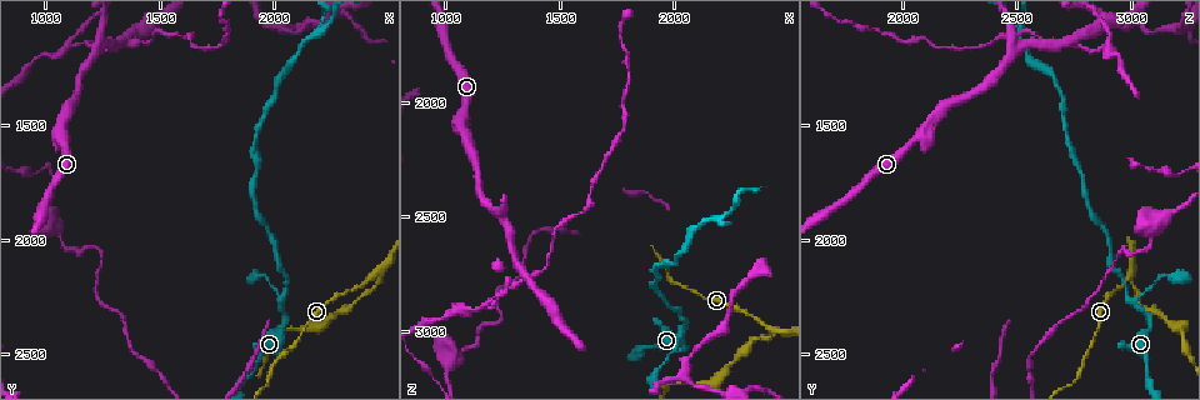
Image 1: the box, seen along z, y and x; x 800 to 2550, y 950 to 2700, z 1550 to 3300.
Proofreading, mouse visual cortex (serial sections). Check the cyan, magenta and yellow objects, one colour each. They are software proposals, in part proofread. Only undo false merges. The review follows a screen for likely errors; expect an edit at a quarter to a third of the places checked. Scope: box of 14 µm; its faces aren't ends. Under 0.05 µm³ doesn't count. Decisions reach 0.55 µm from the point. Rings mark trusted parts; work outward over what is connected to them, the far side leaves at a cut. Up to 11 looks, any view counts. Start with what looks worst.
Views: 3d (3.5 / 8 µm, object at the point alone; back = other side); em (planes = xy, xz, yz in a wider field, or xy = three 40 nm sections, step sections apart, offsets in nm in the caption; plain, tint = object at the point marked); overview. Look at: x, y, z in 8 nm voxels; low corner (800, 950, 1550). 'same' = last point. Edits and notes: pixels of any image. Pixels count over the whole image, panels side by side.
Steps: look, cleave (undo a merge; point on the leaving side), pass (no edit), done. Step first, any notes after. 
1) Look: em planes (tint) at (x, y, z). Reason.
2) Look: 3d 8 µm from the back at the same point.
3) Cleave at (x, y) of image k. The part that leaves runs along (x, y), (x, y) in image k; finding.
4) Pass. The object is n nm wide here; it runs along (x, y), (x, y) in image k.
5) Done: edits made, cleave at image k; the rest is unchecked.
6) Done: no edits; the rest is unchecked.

Look: 3d 3.5 µm at (2450, 2170, 3000). A fork.

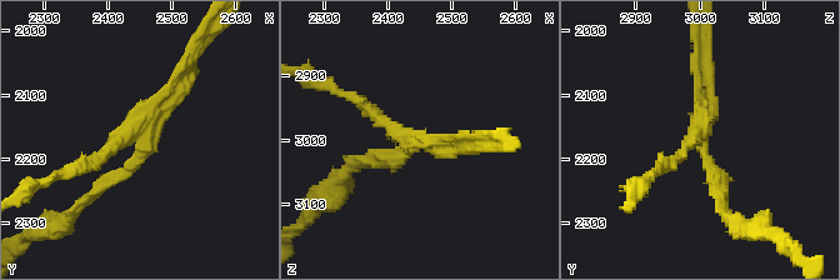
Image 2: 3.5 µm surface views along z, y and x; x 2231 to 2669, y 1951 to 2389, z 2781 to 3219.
Look: em xy step 2 (tint) at (2440, 2160, 2995).

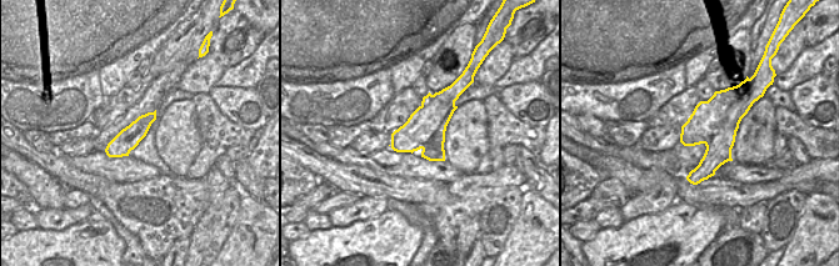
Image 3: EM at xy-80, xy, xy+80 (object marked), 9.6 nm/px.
Cleave at (384, 155) of image 2. The object is 400 nm wide here; a border runs along (743, 90), (719, 128), (704, 142) in image 3; a second cell is stuck on.

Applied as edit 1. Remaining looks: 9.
Look: overview. See it whole again.

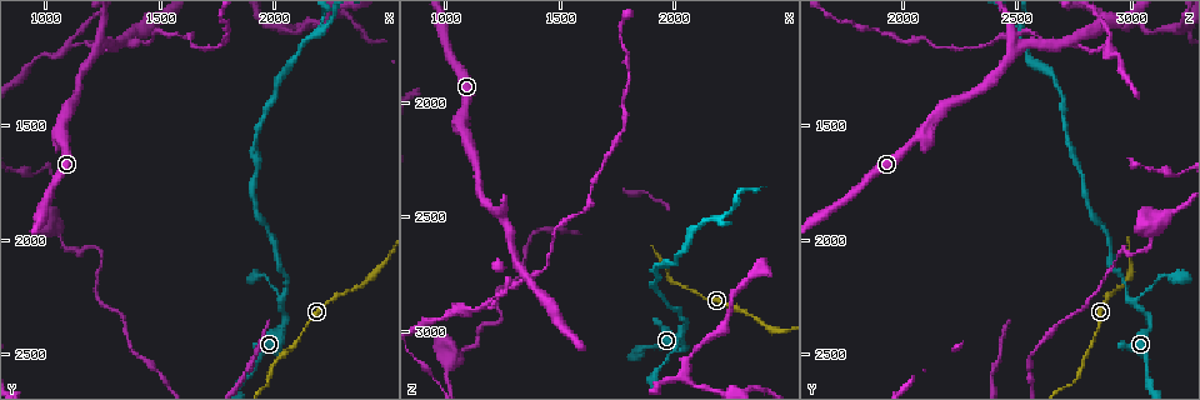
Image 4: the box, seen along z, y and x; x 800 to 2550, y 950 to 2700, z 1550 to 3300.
Look: 3d 8 µm from the back at (2040, 2280, 3020). Two arms in line, one across.

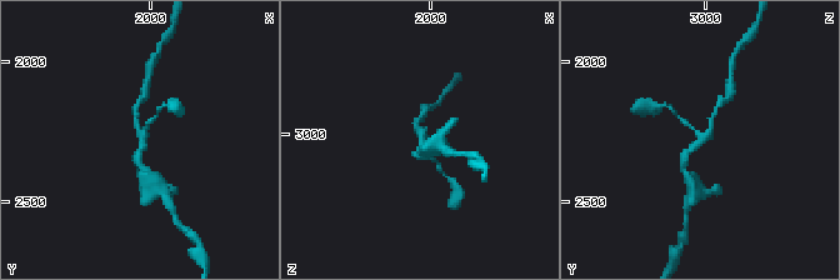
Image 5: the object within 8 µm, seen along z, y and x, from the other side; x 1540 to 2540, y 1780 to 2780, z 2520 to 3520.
Look: 3d 3.5 µm at (2030, 2290, 3000). Closer look.

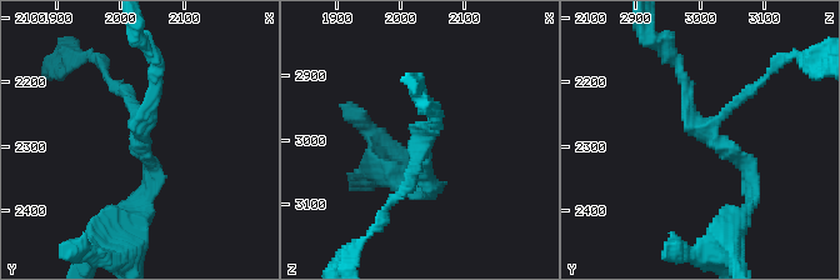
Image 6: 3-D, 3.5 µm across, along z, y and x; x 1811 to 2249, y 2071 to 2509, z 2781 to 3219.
Look: em planes (tint) at (2035, 2280, 3015). 3 arms meet here; the arms are 150, 150, 200 nm wide.

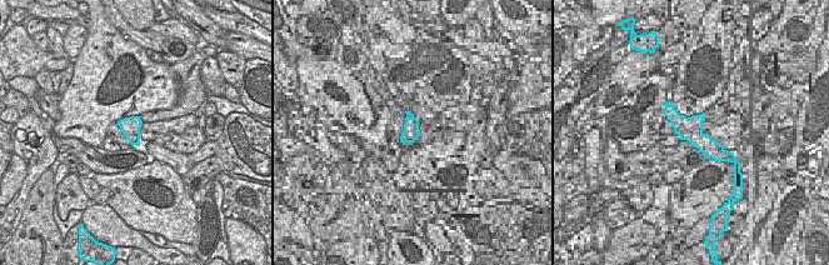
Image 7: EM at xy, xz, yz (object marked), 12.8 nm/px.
Pass. It runs along (755, 194), (746, 163), (691, 114), (675, 60) in image 6; all the same cell.

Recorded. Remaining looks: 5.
Look: 3d 3.5 µm at (2190, 1100, 2500). Three arms meet.

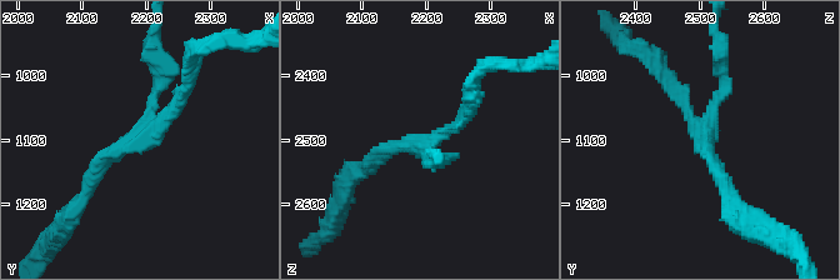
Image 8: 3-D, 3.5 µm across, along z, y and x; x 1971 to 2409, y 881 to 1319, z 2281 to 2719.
Look: em xy step 2 (tint) at (2185, 1105, 2505).

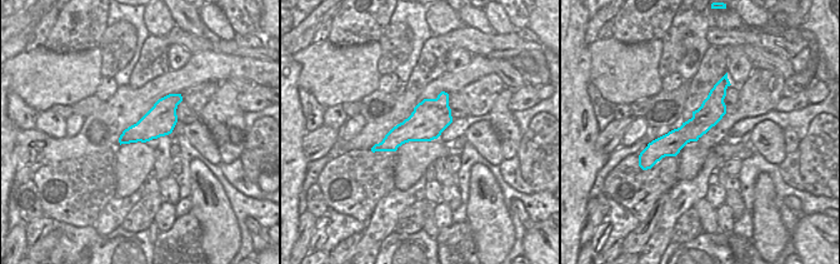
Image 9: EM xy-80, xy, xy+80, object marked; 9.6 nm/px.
Pass. It runs along (725, 84), (685, 134), (650, 149) in image 9; all the same cell.

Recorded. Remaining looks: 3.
Look: 3d 3.5 µm at (1220, 1180, 2490). Branch point.

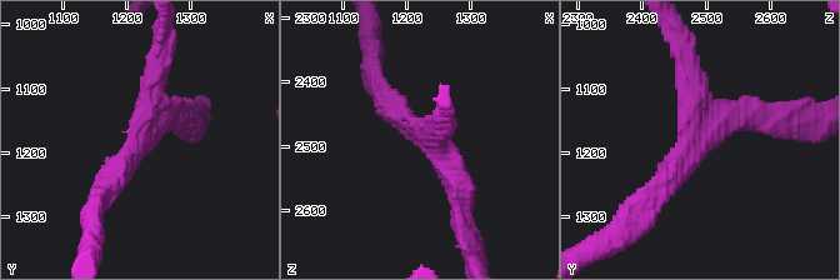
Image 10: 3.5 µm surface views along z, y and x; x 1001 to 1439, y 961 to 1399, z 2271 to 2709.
Look: em planes (tint) at (1215, 1195, 2475). Now the EM.

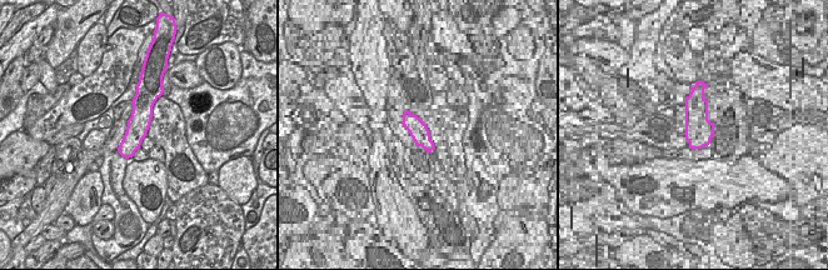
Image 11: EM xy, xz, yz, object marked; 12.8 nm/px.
Look: em xy step 5 (tint) at the same point.

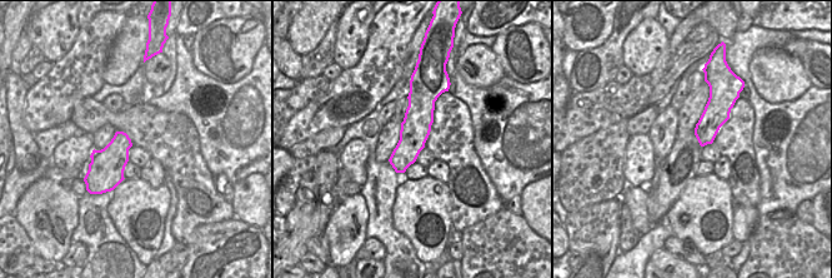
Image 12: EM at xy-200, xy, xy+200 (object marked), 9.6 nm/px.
Pass. The object is 280 nm wide here; it runs along (644, 201), (695, 144), (749, 114) in image 10; continuous, no second cell.

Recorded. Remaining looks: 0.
Done: edits made, cleave at image 2; the rest is unchecked.

